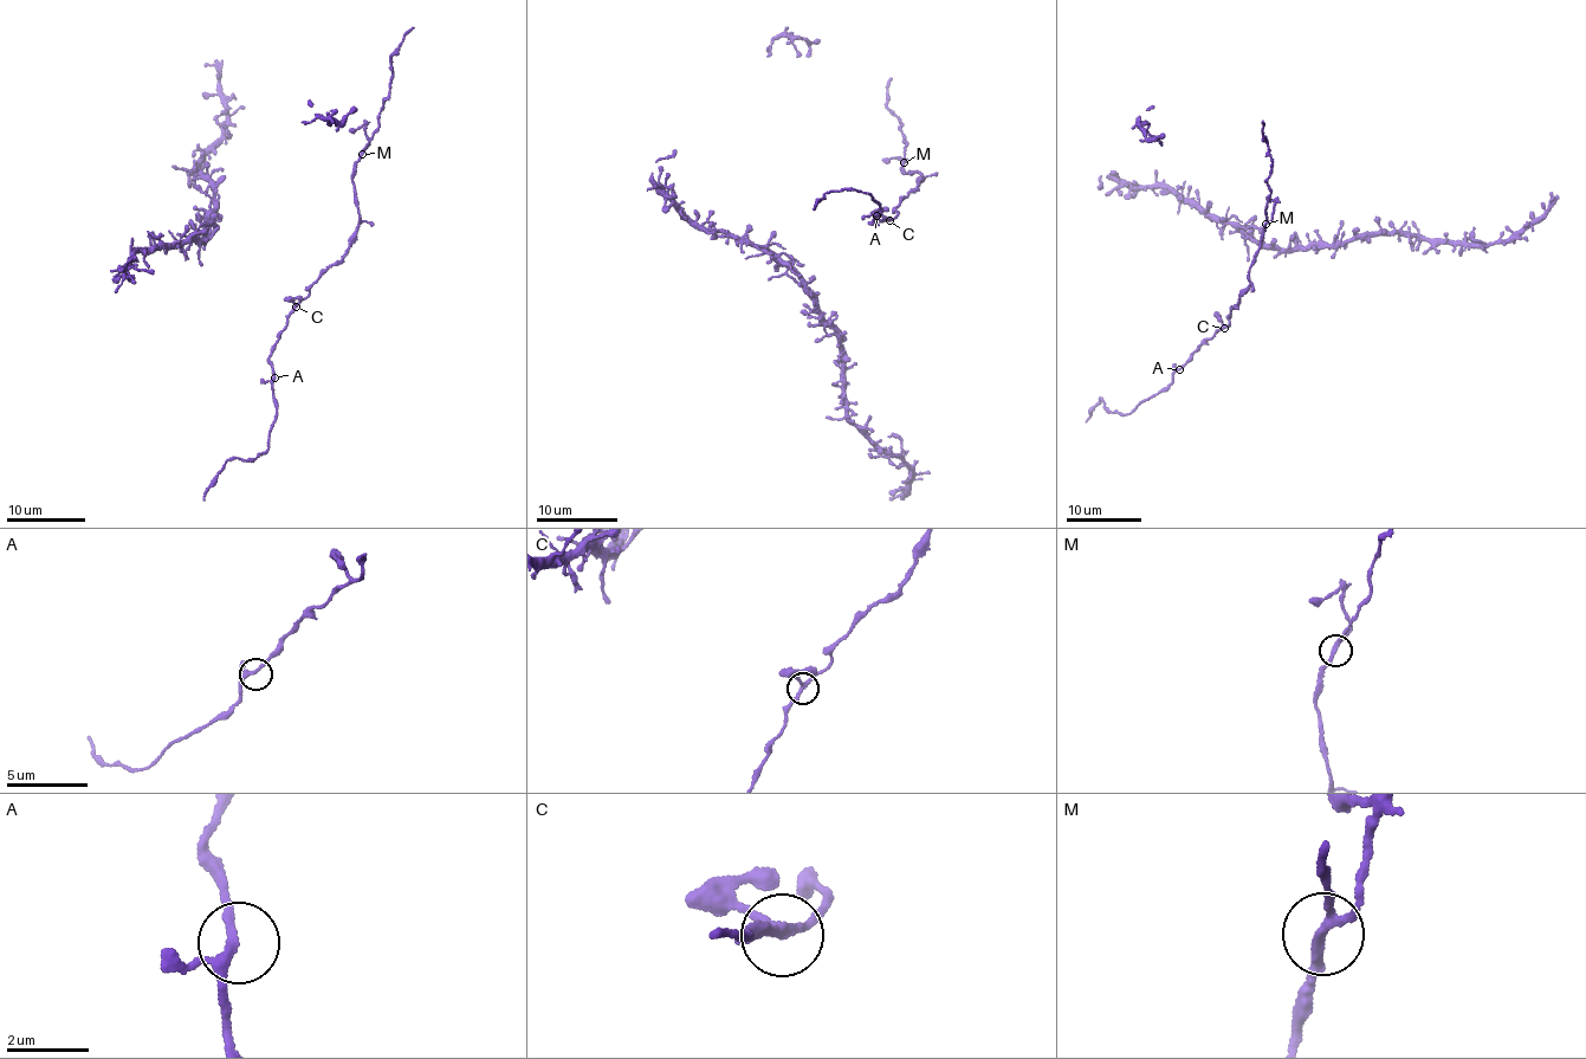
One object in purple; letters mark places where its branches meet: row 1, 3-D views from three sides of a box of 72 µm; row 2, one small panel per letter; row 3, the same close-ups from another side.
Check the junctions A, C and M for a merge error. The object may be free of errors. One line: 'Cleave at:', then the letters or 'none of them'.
Cleave at: M

